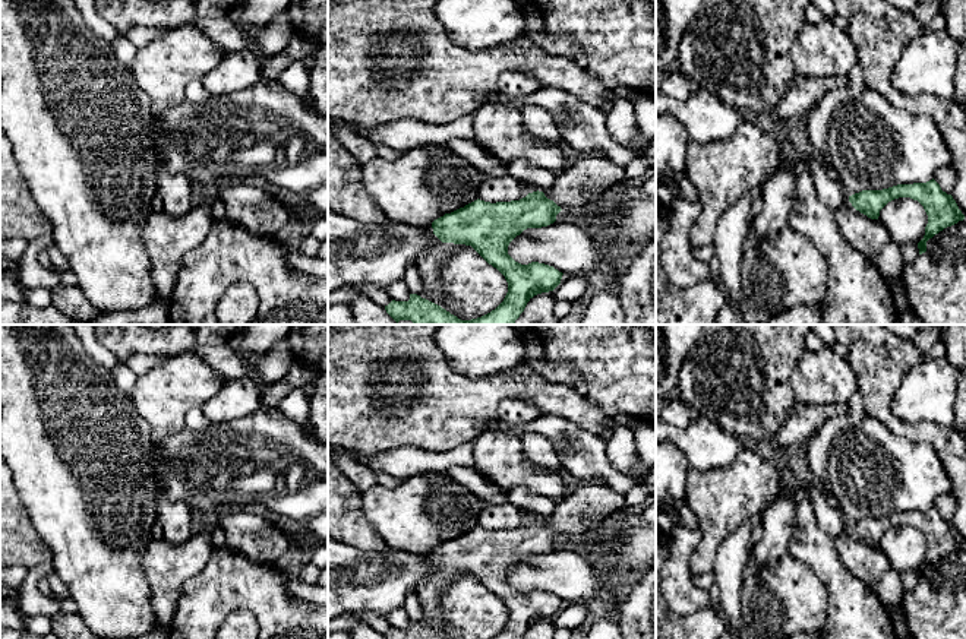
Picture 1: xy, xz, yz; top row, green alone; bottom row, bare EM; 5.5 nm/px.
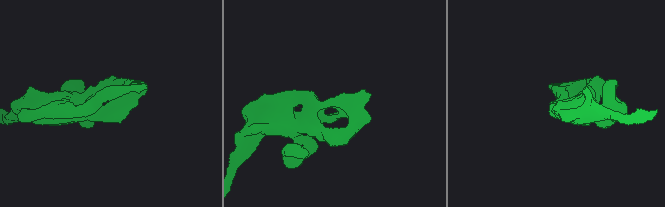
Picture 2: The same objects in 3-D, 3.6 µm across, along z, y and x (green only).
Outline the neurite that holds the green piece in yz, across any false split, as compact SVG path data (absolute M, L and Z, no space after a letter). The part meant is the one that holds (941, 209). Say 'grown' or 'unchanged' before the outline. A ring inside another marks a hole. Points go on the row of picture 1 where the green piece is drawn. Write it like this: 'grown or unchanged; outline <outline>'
unchanged; outline M934 178L926 183L897 184L883 190L862 190L849 196L849 202L868 218L878 219L880 211L899 197L918 200L928 215L925 235L918 243L919 254L926 252L929 238L965 219L953 196L943 192Z

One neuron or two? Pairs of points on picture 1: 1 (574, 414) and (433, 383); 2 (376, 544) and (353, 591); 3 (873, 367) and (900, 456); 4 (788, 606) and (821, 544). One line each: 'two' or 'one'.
1: one
2: two
3: two
4: two

